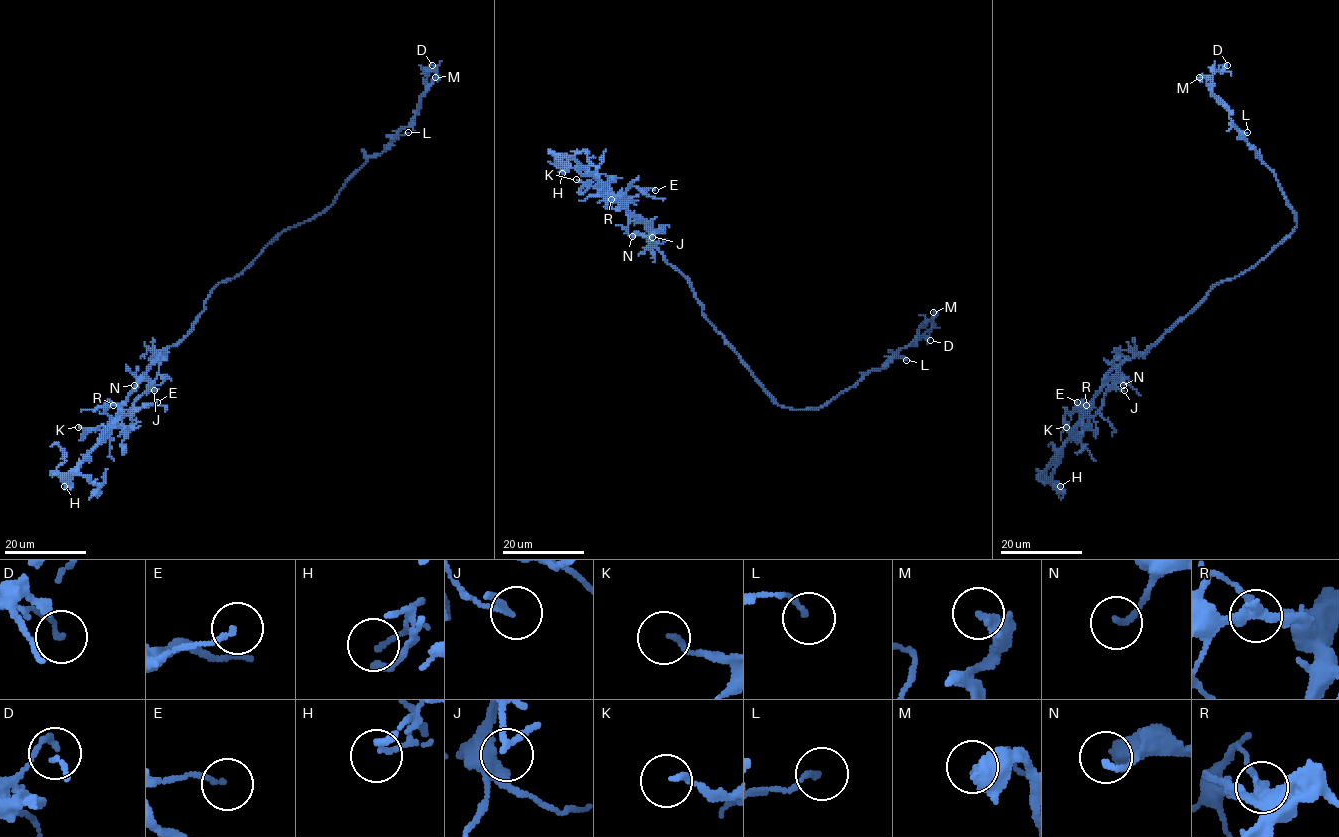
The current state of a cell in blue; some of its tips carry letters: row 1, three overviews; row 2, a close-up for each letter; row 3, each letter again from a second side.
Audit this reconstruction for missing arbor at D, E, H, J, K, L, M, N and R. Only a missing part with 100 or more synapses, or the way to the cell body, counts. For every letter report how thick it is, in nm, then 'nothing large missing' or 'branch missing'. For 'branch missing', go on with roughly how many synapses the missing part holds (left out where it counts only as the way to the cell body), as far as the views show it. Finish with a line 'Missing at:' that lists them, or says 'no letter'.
D: calibre 130 nm; nothing large missing
E: calibre 120 nm; nothing large missing
H: calibre 90 nm; nothing large missing
J: calibre 130 nm; nothing large missing
K: calibre 150 nm; nothing large missing
L: calibre 130 nm; nothing large missing
M: calibre 380 nm; nothing large missing
N: calibre 160 nm; nothing large missing
R: calibre 150 nm; nothing large missing
Missing at: no letter

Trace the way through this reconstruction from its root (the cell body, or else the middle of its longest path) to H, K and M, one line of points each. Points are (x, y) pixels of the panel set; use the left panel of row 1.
H: (226, 280), (212, 290), (189, 332), (150, 365), (106, 435), (76, 466), (69, 477), (70, 483), (64, 486)
K: (226, 280), (212, 290), (189, 332), (150, 365), (127, 397), (120, 415), (108, 426), (78, 427)
M: (226, 280), (236, 277), (281, 233), (322, 213), (345, 182), (409, 124), (420, 105), (420, 97), (435, 77)

